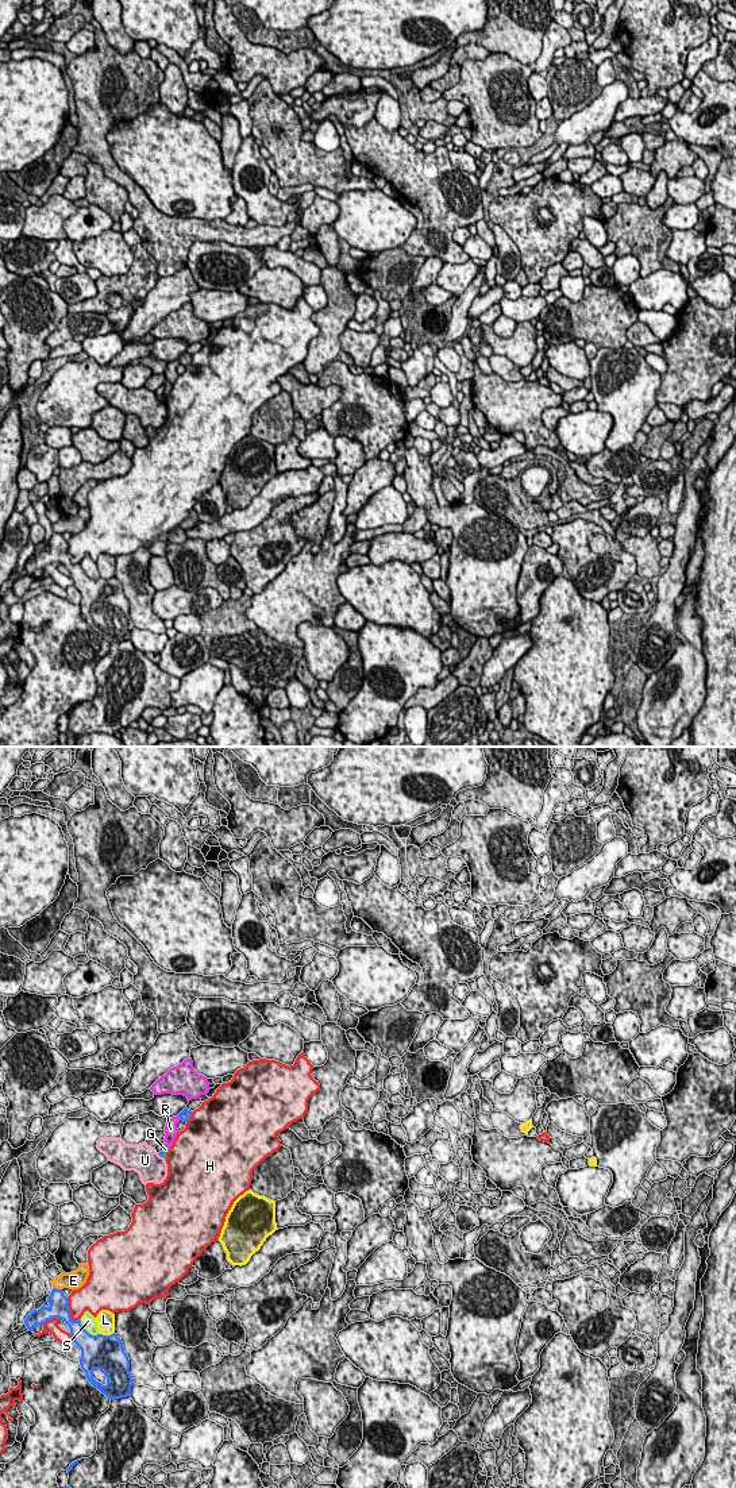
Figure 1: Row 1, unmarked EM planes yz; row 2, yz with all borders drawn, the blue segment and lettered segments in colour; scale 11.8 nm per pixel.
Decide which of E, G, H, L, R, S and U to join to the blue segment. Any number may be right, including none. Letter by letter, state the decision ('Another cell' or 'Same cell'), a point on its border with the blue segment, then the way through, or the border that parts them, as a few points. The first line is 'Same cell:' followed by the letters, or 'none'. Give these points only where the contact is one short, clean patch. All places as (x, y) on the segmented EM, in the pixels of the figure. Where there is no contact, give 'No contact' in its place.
Same cell: none
E: Another cell. Touches blue at yz (56, 1288)
G: Another cell. Touches blue at yz (164, 1153). Boundary: yz (162, 1151), (164, 1156)
H: Another cell. Touches blue at yz (69, 1311)
L: Another cell. Touches blue at yz (107, 1336)
R: Another cell. Touches blue at yz (180, 1118)
S: Another cell. Touches blue at yz (87, 1332)
U: Another cell. Touches blue at yz (160, 1155)

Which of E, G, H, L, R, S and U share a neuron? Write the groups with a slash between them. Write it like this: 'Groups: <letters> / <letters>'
Groups: E / G R / H / L / S / U

